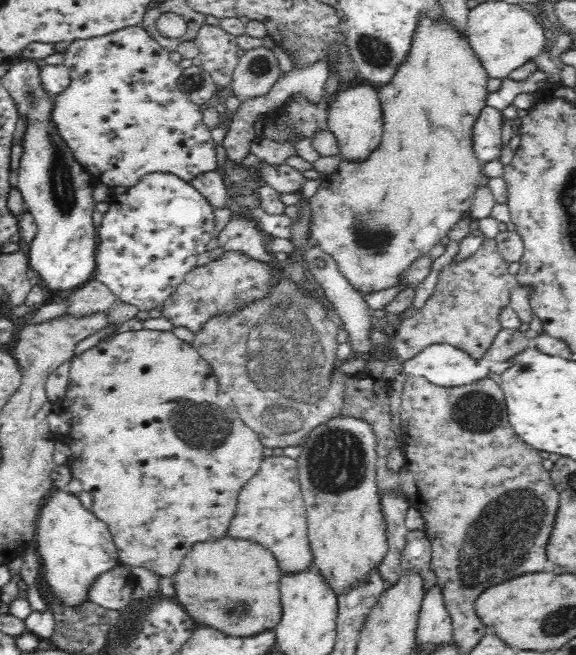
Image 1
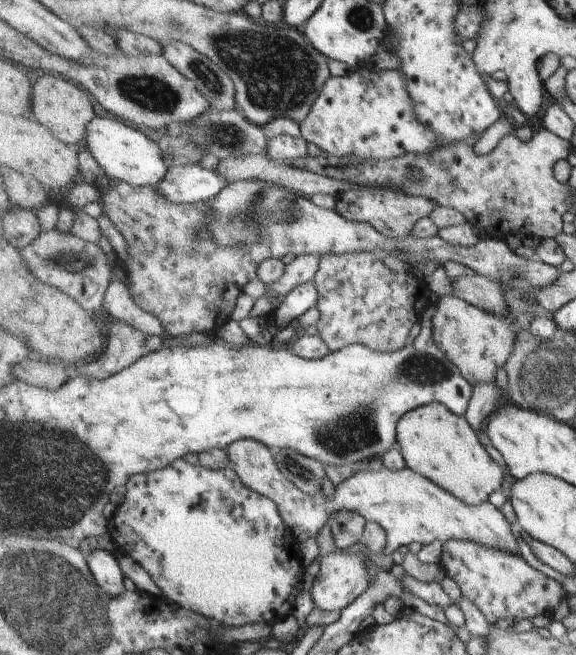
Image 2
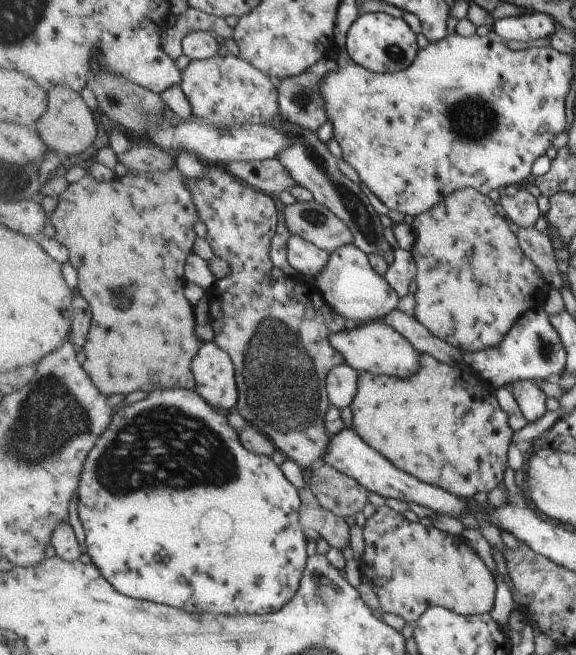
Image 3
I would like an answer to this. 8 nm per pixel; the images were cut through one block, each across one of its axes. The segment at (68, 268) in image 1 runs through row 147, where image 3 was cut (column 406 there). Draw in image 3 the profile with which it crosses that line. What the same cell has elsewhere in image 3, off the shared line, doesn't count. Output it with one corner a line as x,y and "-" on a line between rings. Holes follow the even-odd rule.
385,12
363,13
358,15
346,35
345,49
355,63
381,74
395,74
409,70
420,53
417,34
401,17

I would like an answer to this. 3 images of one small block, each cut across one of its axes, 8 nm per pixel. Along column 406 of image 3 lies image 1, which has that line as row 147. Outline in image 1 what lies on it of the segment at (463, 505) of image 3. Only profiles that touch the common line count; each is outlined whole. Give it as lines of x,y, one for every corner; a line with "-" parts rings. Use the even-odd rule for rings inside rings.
485,106
473,125
471,143
474,156
483,164
498,160
500,153
504,151
501,111

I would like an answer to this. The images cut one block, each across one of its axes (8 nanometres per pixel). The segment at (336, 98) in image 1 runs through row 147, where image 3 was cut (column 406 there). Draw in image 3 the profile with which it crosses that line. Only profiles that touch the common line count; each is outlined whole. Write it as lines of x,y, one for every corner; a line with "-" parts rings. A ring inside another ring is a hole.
375,321
369,324
358,323
351,330
341,330
332,334
329,342
336,347
341,354
344,354
345,364
352,366
360,373
373,373
374,375
389,375
402,379
411,378
417,374
423,365
420,352
411,346
411,342
399,334
393,326
382,321

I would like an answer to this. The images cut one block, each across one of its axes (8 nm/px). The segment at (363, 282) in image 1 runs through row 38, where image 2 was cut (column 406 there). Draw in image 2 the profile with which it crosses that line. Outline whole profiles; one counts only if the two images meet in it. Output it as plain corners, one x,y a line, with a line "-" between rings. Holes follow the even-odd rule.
435,401
405,414
405,418
399,422
396,437
407,467
468,505
478,505
489,500
489,496
503,484
503,467
483,448
467,418
449,410
445,403

